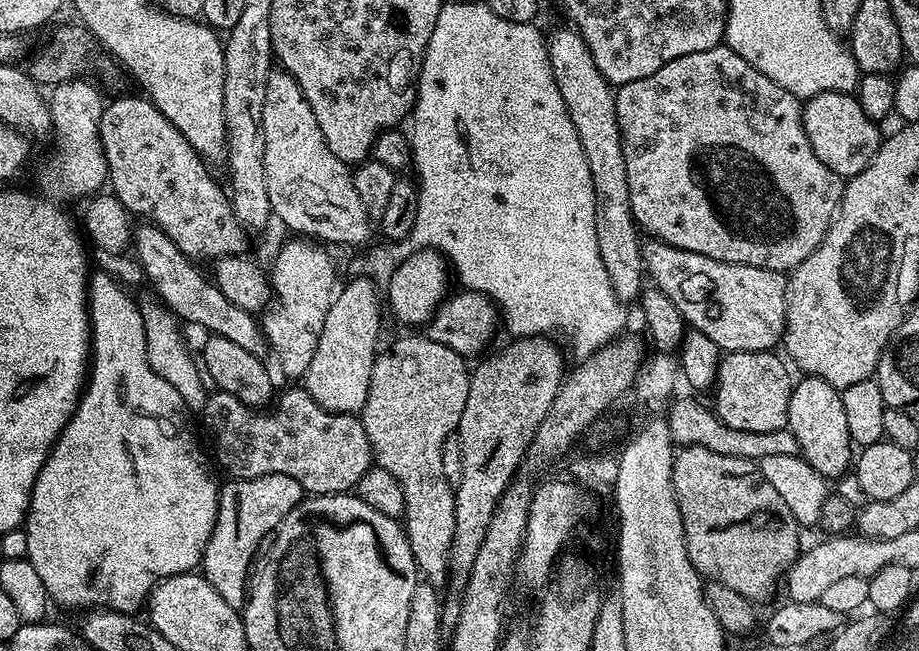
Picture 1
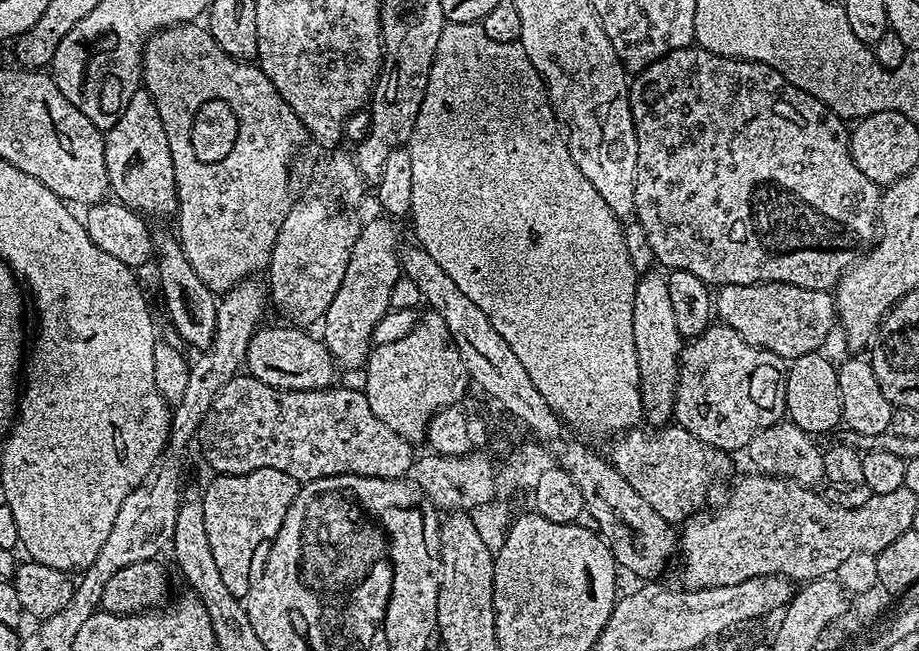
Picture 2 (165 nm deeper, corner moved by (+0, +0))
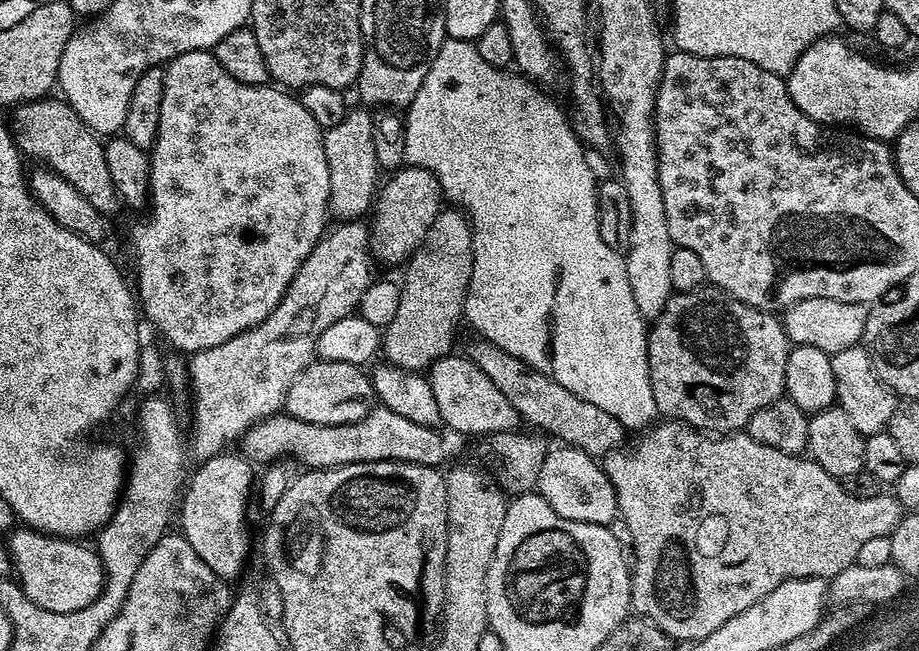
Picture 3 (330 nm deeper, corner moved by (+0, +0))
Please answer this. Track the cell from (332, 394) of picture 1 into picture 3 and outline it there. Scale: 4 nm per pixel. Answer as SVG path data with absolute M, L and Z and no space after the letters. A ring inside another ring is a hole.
M405 166L391 173L388 181L374 197L374 207L370 216L370 247L373 257L384 264L403 265L412 251L419 246L422 238L426 238L426 230L434 222L434 218L442 210L442 193L438 186L438 178L425 168Z

